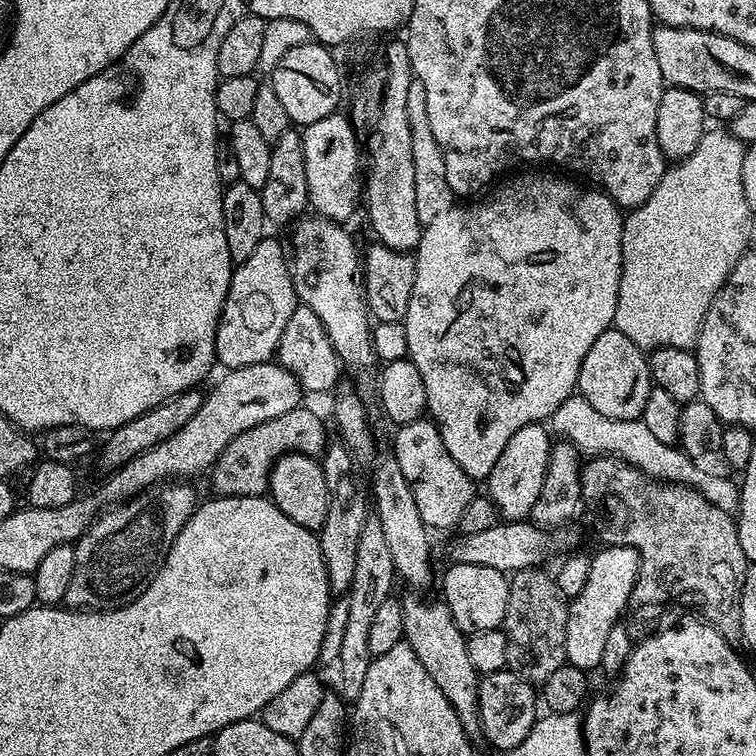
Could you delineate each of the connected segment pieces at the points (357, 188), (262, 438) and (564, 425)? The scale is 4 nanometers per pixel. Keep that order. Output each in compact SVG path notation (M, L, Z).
M337 110L319 122L302 128L302 154L306 158L306 190L311 211L317 216L347 225L362 204L362 144L356 141L352 124Z
M307 406L295 408L290 414L270 418L270 422L262 422L235 436L210 469L212 484L222 496L264 496L268 490L268 474L278 458L287 452L319 457L329 443L330 437L319 414L311 412Z
M579 394L565 395L560 401L558 410L550 418L550 428L556 432L565 444L572 444L585 457L616 456L624 460L630 466L634 466L639 472L645 472L656 480L662 480L666 484L684 484L687 488L693 488L706 502L714 502L718 510L726 510L735 513L740 507L740 486L734 479L727 480L724 476L715 476L704 468L699 468L693 457L687 456L683 448L676 444L661 442L659 438L649 431L649 427L642 420L619 420L618 418L606 418L606 414L594 410L590 402Z

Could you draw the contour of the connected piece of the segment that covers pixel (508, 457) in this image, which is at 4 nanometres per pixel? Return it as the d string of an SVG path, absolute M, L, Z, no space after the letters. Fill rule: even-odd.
M543 423L522 426L510 442L498 454L494 470L486 481L486 494L492 499L497 513L508 522L524 522L531 517L534 502L538 502L538 490L542 490L542 478L546 478L546 462L552 452L553 441ZM545 428L545 429L544 429Z

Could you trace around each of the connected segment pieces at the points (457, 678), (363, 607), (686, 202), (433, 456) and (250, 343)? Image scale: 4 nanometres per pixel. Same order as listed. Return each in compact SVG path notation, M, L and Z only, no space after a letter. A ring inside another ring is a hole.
M408 594L412 596L403 597L404 613L402 614L402 622L404 623L404 640L414 650L414 654L418 658L418 662L422 662L422 666L426 666L426 671L430 673L430 678L434 678L438 690L442 690L442 694L446 694L446 702L450 702L450 706L454 706L454 714L458 714L458 722L462 722L462 730L469 738L476 738L481 735L480 731L480 711L478 710L478 690L480 689L481 673L474 670L474 666L470 663L470 654L466 654L466 646L468 645L466 634L454 622L454 618L450 614L450 610L439 599L423 600L423 595Z
M370 518L362 526L362 538L358 538L358 559L354 570L354 582L348 587L346 599L350 611L346 617L346 631L342 638L342 654L336 676L335 691L345 702L354 702L358 694L362 694L362 685L366 678L366 670L370 670L372 655L370 654L370 626L378 615L378 606L393 595L392 583L398 577L394 570L394 558L390 558L390 550L386 538L382 535L382 526L375 518Z
M705 131L703 138L700 139L698 146L694 150L694 154L690 154L684 160L673 163L665 171L662 182L658 182L658 186L654 186L654 194L650 194L650 198L646 198L646 202L642 202L642 206L631 209L624 216L624 229L622 230L622 274L620 275L620 285L616 295L614 326L622 334L626 334L626 338L630 338L630 342L634 342L639 348L645 350L655 350L658 348L691 349L695 345L702 322L706 318L706 310L710 310L710 302L714 302L718 290L734 270L738 258L742 258L742 254L748 251L750 247L748 239L752 236L754 213L750 210L750 206L746 202L746 194L742 190L742 162L744 161L745 151L745 144L737 136L732 135L731 131Z
M421 418L402 424L395 431L394 451L398 466L402 466L406 482L410 482L410 494L414 494L414 502L418 505L418 514L422 514L422 522L432 530L455 529L472 500L474 482L462 470L462 466L458 466L454 458L450 458L450 450L446 450L446 442L442 442L442 434L431 419Z
M272 234L265 235L254 254L244 264L233 267L230 290L216 331L217 361L224 363L225 369L269 363L276 355L282 330L286 330L286 322L290 322L297 303L285 245L283 248Z

